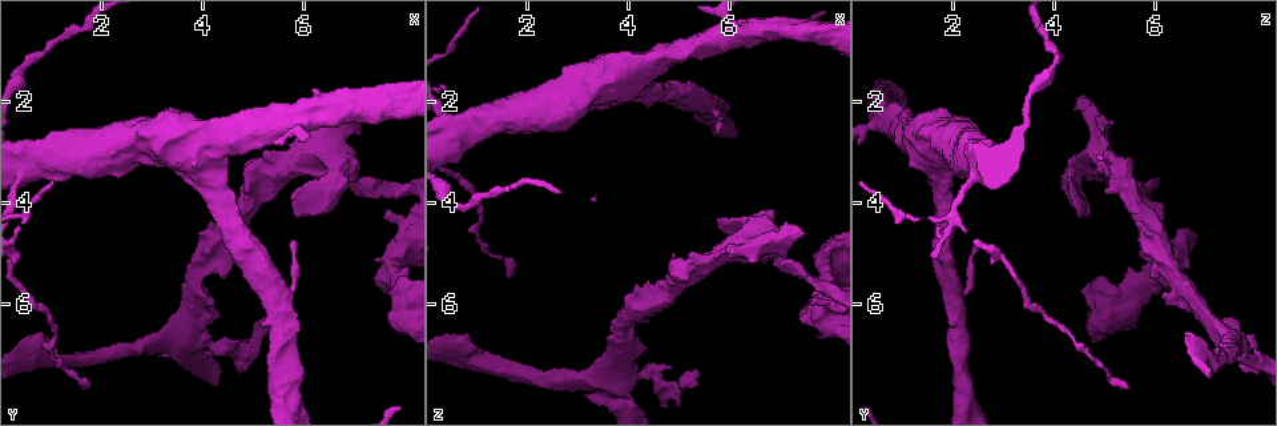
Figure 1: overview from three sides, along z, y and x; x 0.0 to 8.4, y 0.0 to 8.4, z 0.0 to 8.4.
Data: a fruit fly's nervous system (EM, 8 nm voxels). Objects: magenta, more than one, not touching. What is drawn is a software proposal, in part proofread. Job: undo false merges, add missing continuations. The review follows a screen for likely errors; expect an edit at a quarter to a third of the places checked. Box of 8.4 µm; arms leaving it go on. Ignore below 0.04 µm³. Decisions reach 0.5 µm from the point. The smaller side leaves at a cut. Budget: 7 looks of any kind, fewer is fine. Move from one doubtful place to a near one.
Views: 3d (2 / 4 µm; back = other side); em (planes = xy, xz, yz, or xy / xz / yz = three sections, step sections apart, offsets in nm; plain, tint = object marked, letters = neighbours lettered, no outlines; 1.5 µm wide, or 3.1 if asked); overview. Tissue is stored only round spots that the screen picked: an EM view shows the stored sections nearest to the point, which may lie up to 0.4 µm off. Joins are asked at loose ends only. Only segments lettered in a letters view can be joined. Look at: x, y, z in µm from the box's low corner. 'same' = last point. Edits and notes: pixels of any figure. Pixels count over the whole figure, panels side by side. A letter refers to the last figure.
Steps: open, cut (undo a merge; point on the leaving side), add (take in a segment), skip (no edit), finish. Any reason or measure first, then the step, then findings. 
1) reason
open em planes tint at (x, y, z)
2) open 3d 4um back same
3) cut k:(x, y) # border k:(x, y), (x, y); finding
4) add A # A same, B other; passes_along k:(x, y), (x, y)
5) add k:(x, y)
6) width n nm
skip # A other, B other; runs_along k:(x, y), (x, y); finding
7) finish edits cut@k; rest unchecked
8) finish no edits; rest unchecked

thick end
open em yz step 4 letters at (7.70, 4.20, 6.00)

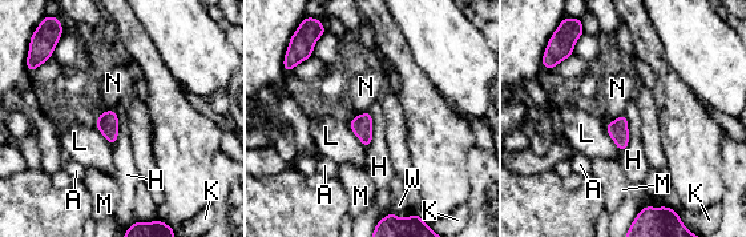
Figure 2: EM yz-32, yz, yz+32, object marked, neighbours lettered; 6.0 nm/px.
longest_contact H 240 nm
skip # A other, H other, K other, L other, M other, N other, W other; border 2:(624, 112), (628, 145), (621, 152); none of them fits

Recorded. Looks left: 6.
sharp bend
open em xz step 4 tint at (5.00, 3.45, 5.35)

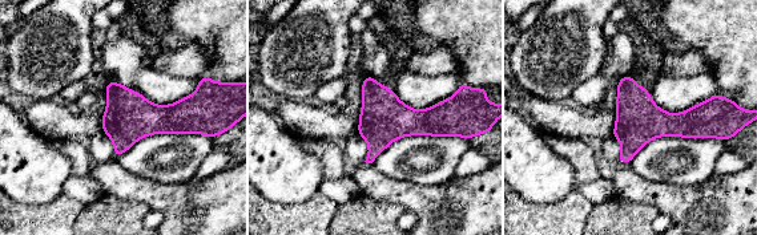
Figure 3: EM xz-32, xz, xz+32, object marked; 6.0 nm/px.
open em planes tint same

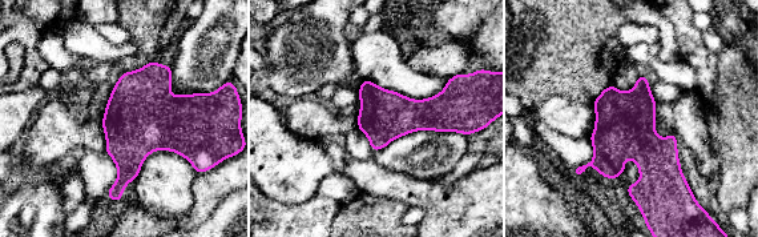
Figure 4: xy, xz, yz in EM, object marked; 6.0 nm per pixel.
what lies round it
open em planes letters same

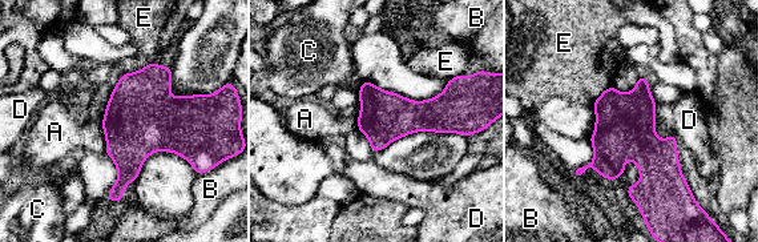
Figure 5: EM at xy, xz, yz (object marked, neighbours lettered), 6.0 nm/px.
skip # A other, B other, C other, D other, E other; border 5:(100, 125), (105, 138), (105, 150); continuous, no second neuron

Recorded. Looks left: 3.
thick turns thin
open em planes letters at (6.75, 3.15, 4.80)

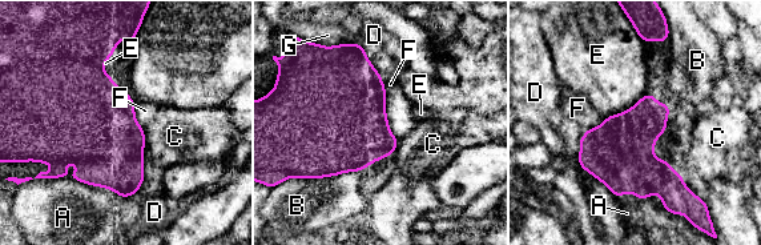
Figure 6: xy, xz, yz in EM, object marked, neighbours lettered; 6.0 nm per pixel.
width 650 nm
skip # A other, B other, C other, D other, E other, F other, G other; border 6:(648, 92), (625, 111), (607, 116); continuous, no second neuron

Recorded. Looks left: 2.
finish no edits; rest unchecked

